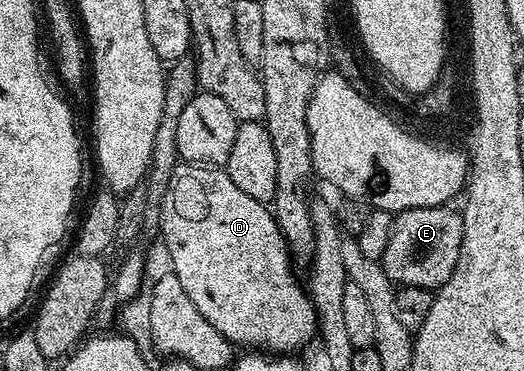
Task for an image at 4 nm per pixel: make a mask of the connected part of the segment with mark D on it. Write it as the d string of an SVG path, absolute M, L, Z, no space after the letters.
M178 164L175 172L169 181L169 187L165 189L165 197L159 203L161 209L161 238L165 241L165 250L169 253L171 273L177 277L179 284L183 284L183 292L186 298L203 312L207 324L215 328L227 341L240 344L245 348L265 348L261 346L269 345L273 352L297 352L300 346L305 346L309 341L318 337L318 318L316 308L309 297L306 287L297 283L297 278L293 275L294 263L291 261L289 247L285 245L285 238L281 235L281 230L277 227L277 219L273 217L272 209L266 203L259 200L251 200L247 192L239 192L235 180L231 180L224 169L203 166L200 164Z

